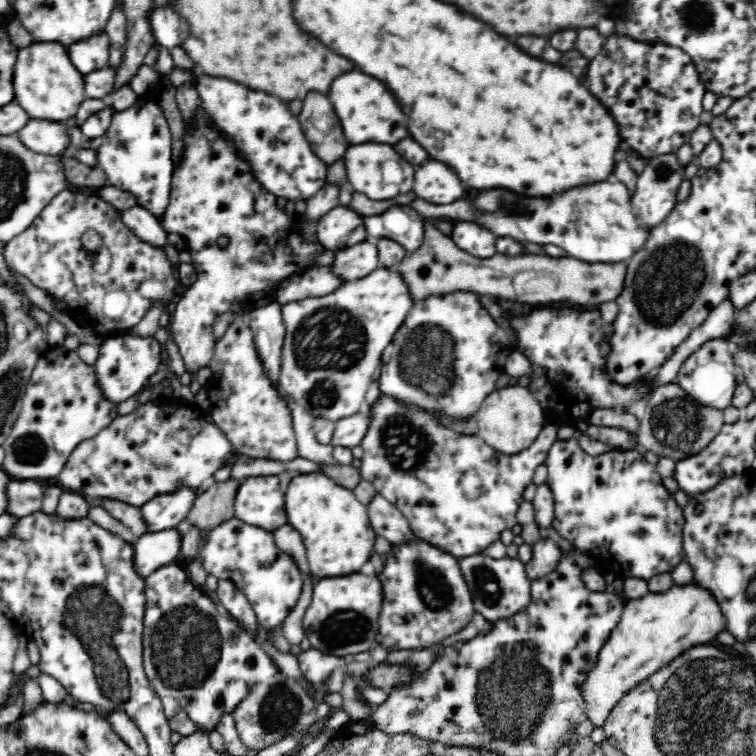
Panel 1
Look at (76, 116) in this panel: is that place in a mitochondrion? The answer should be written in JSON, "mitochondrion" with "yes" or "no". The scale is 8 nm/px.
{"mitochondrion":"no"}

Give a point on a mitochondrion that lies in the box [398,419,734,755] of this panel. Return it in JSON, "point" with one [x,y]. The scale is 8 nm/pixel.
{"point":[514,689]}

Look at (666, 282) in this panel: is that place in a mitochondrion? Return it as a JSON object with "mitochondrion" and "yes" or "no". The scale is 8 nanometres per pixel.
{"mitochondrion":"yes"}

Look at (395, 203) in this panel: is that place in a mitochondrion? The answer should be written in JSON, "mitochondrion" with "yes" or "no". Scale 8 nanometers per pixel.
{"mitochondrion":"no"}

